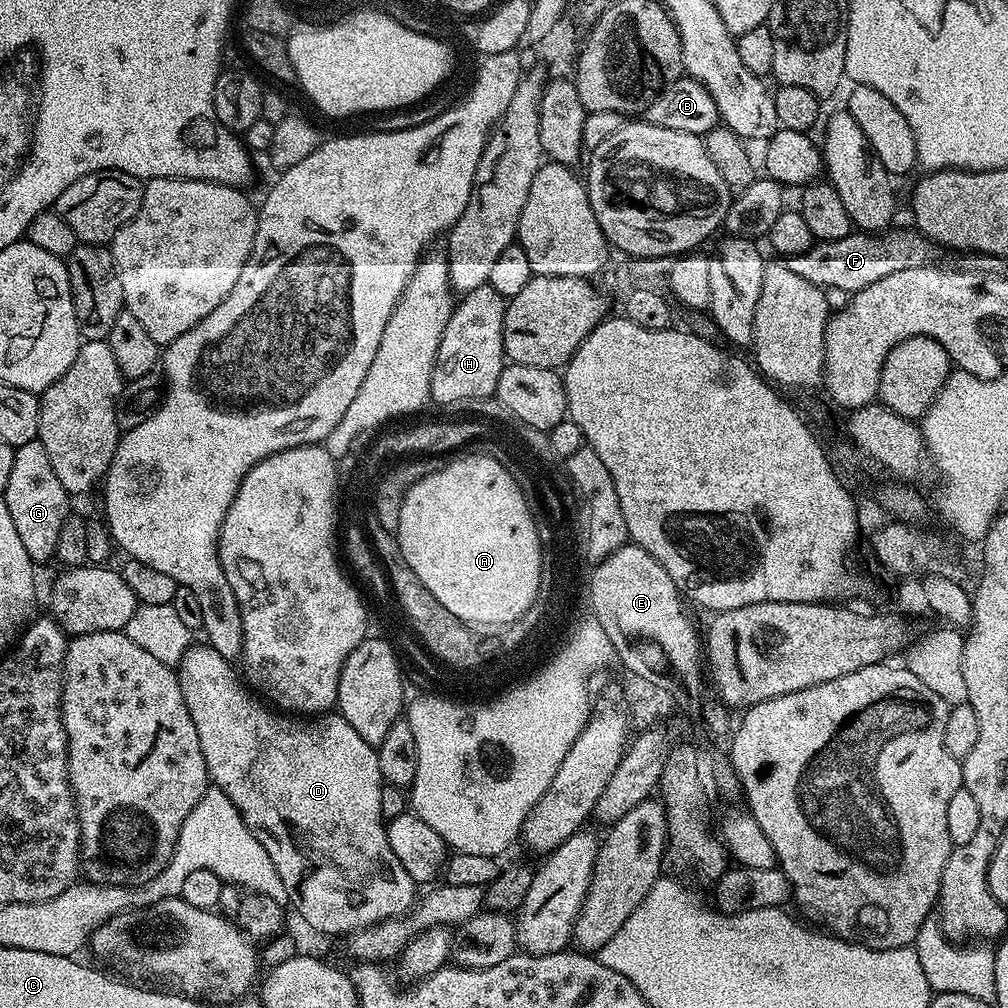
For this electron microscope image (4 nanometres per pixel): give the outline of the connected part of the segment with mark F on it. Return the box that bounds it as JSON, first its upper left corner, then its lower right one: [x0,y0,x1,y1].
[786,227,930,294]

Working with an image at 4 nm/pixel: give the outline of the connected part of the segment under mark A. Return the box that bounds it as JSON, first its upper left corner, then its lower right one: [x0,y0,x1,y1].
[394,454,542,626]

